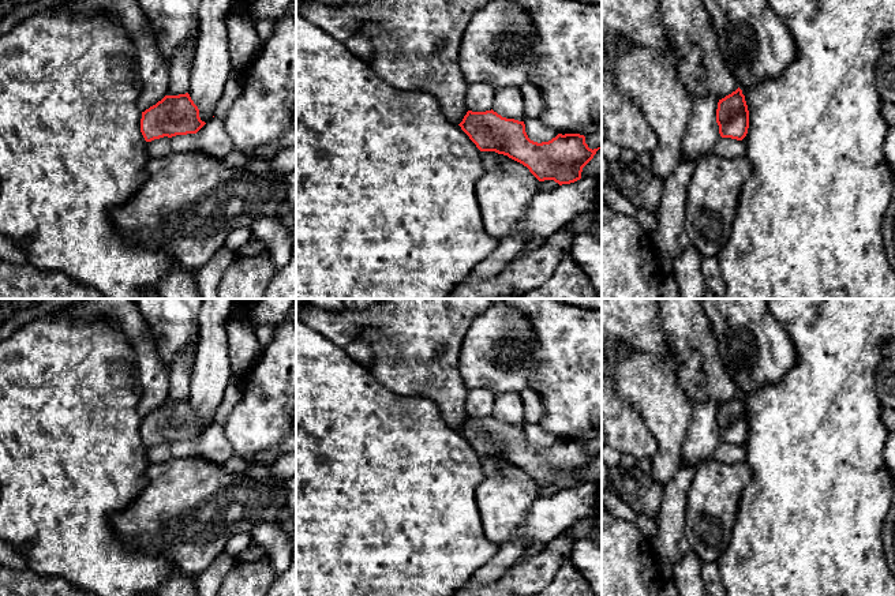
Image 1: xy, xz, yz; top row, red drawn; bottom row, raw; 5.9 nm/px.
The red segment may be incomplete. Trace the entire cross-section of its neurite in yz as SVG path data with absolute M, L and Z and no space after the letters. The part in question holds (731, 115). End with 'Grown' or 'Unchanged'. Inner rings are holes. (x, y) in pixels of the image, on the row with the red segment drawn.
M739 87L719 100L716 123L722 138L742 140L746 136L749 128L749 110L745 95Z. Unchanged

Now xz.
M468 110L458 124L480 151L495 151L523 164L539 180L554 180L559 185L570 184L581 179L583 168L593 158L600 149L589 149L585 136L580 134L558 134L548 142L533 142L525 132L524 121L506 119L497 112Z. Unchanged

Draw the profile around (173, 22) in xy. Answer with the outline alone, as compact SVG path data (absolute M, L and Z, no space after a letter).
M139 0L151 25L157 46L168 64L173 53L199 30L201 0Z

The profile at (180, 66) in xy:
M196 37L184 42L169 64L169 90L166 95L179 95L191 90L191 68L196 52Z

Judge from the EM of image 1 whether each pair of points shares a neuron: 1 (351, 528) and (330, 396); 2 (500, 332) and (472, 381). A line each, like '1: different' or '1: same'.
1: same
2: same

